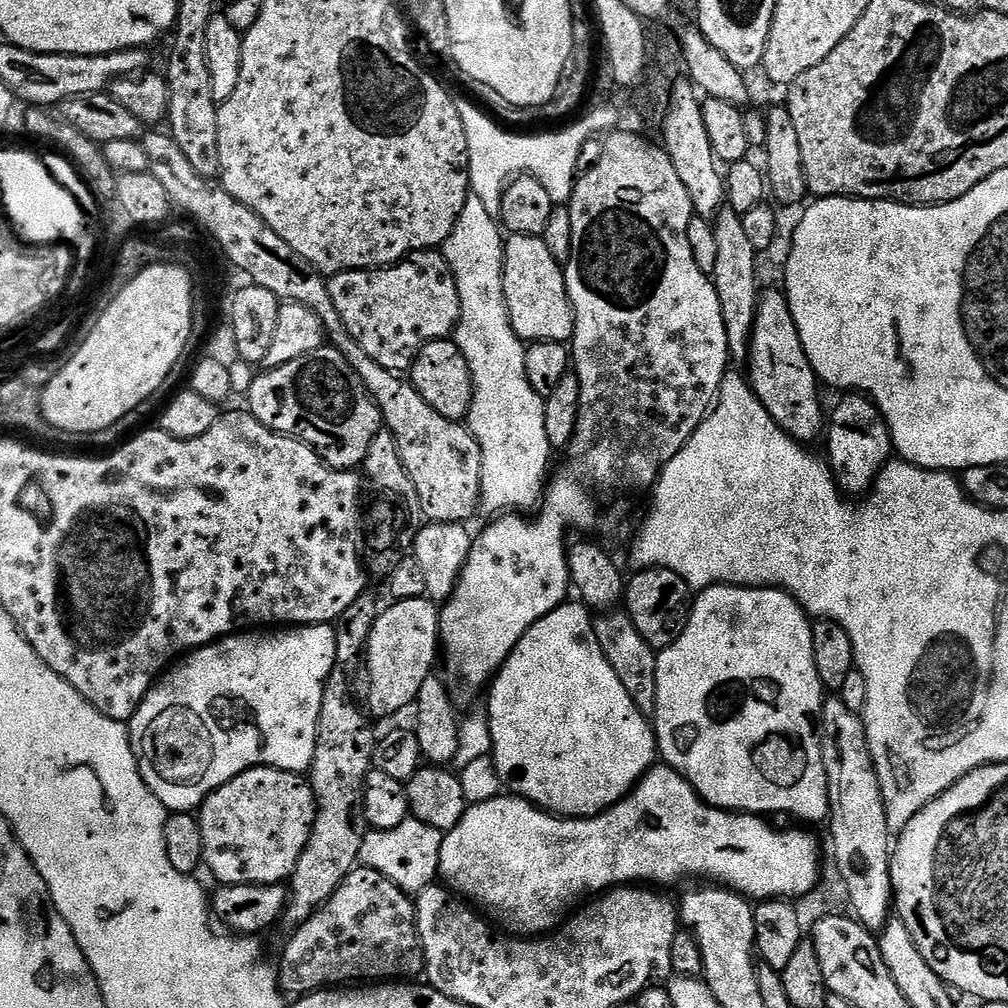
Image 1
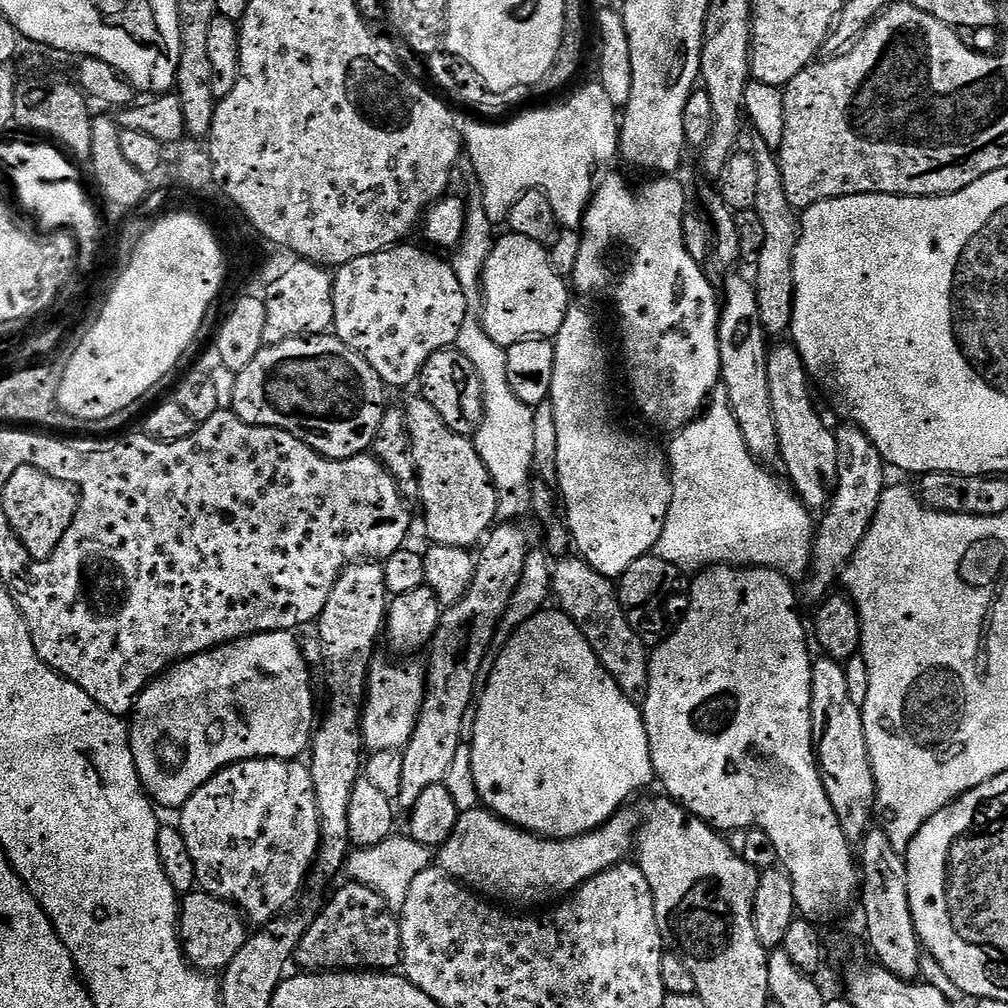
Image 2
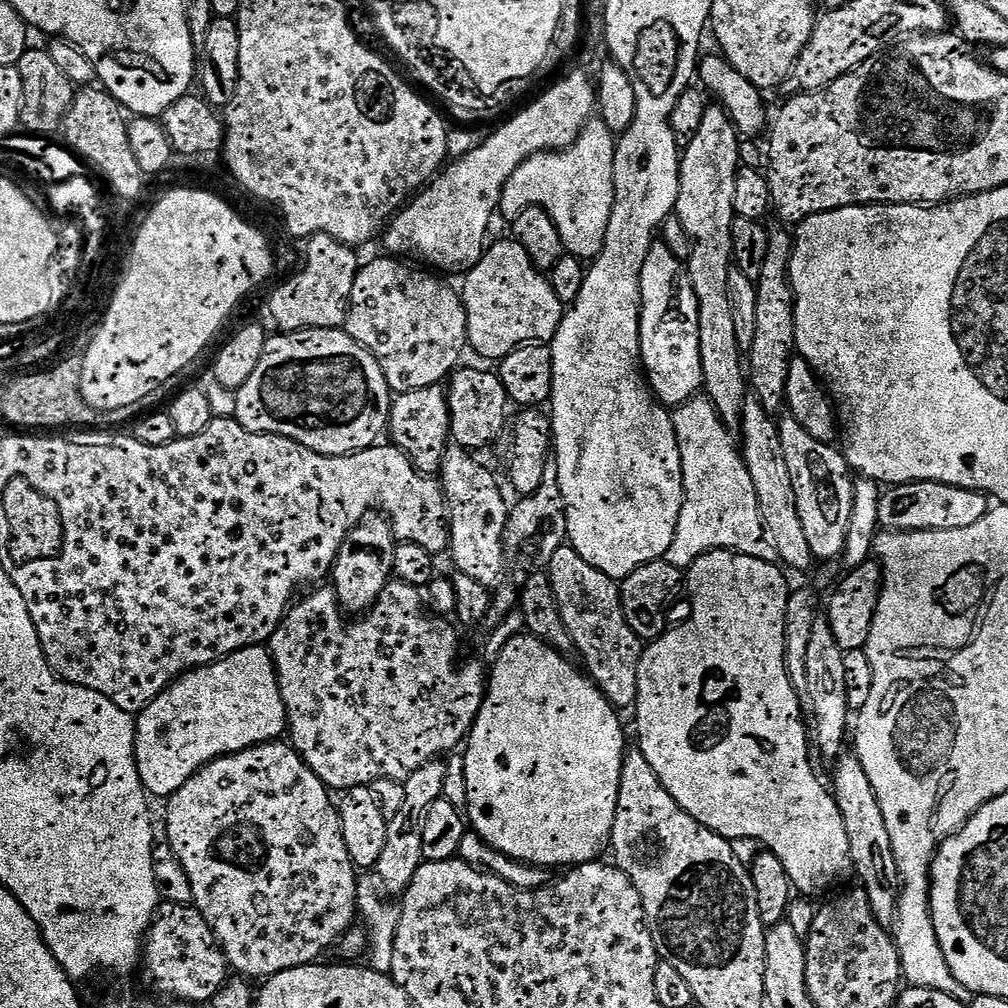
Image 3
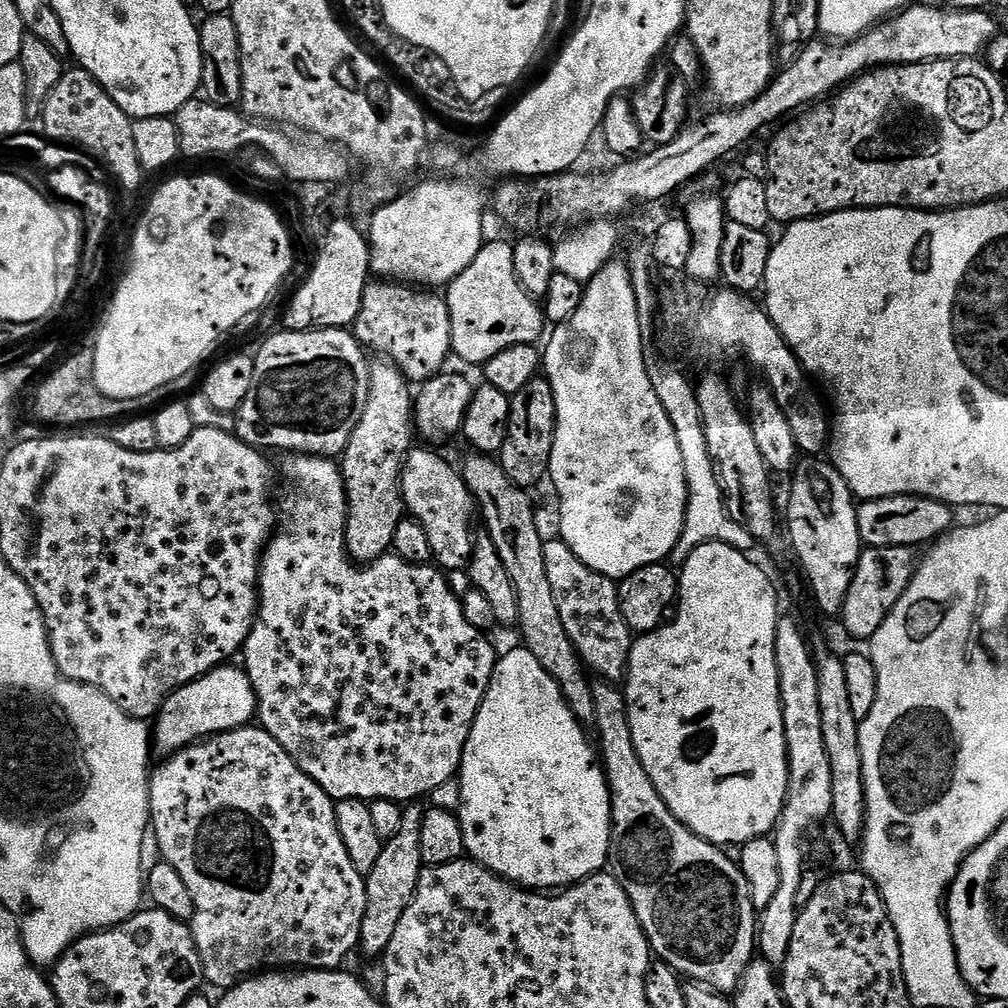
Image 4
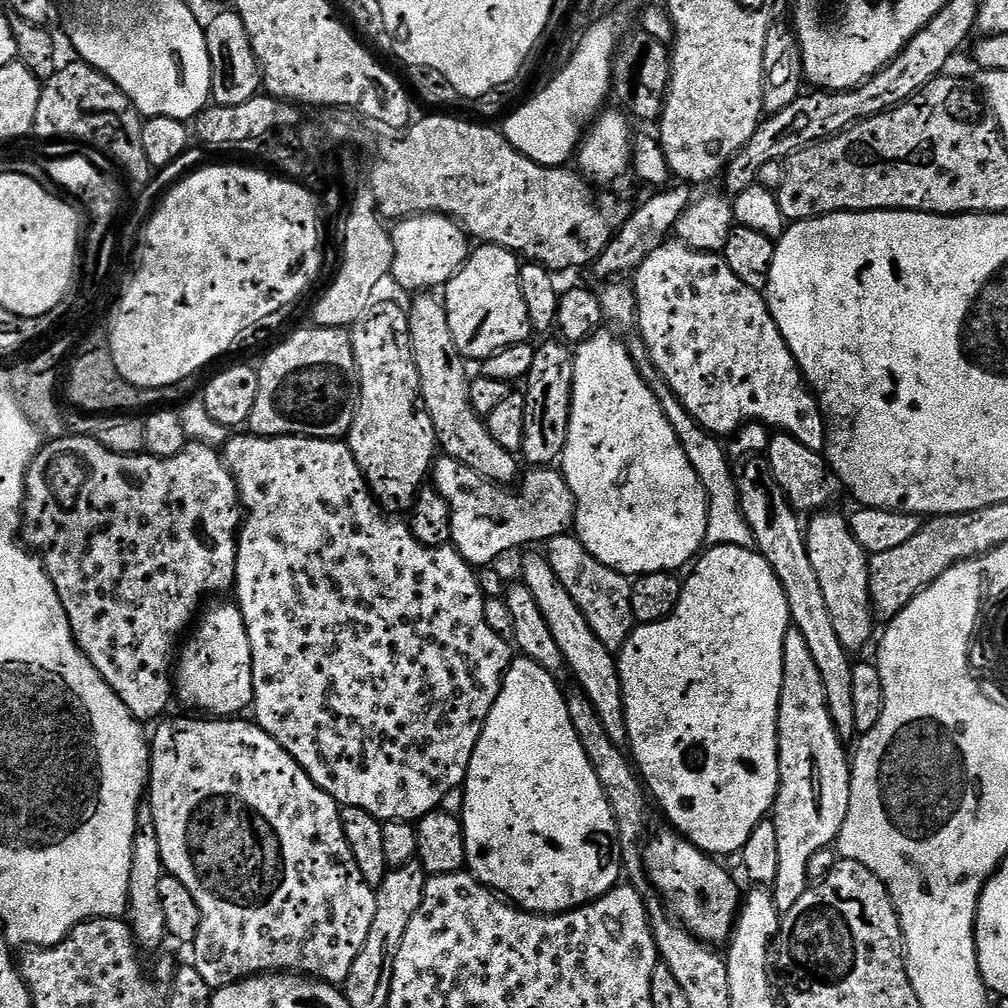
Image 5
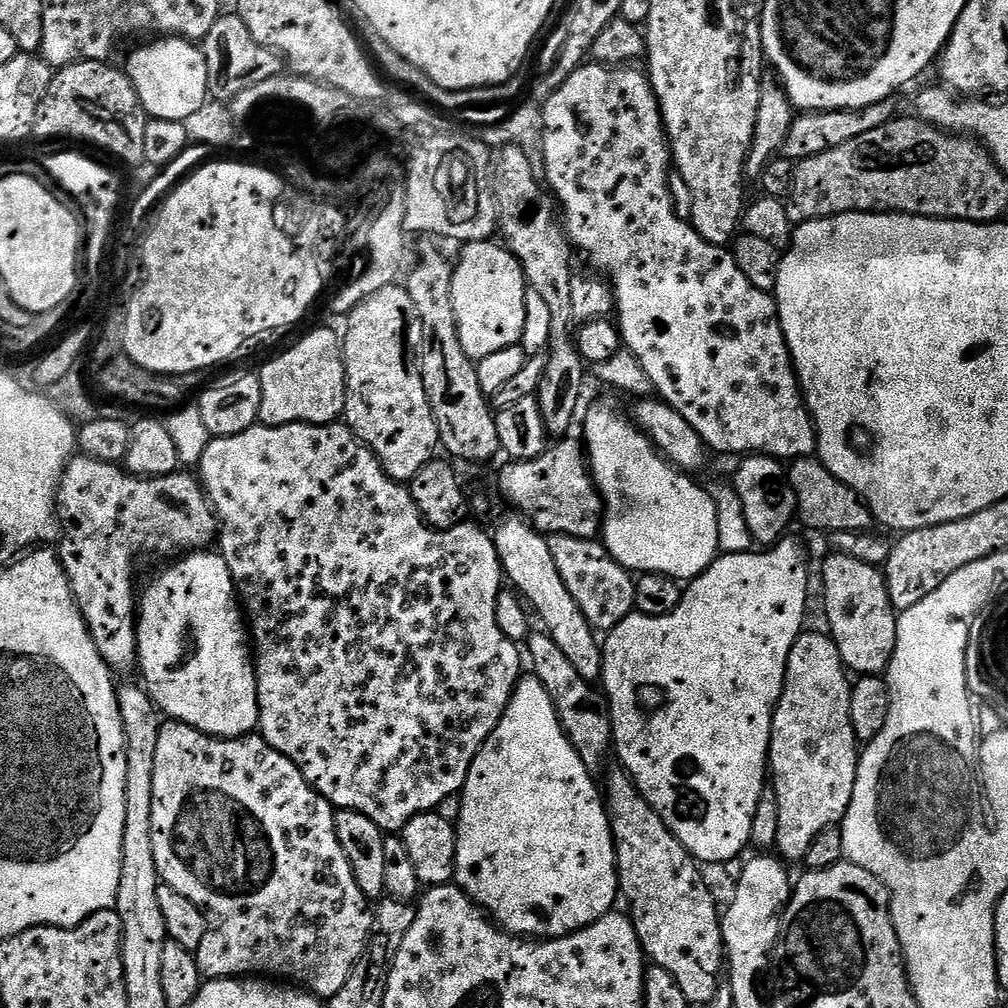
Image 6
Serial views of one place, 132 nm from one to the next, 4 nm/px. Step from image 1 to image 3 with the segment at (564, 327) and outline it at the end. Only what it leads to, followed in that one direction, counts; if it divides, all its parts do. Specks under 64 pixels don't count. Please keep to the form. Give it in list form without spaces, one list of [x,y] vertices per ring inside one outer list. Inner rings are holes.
[[[517,240],[489,243],[485,254],[463,277],[462,299],[468,327],[467,347],[484,360],[499,362],[515,348],[533,342],[551,342],[566,305],[554,294],[547,275],[537,268]]]

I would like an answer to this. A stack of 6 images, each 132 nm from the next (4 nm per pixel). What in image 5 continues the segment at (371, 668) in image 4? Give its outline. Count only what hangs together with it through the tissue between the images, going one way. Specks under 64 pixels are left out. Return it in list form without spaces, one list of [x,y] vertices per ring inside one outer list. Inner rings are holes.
[[[233,435],[228,443],[224,445],[222,455],[225,466],[232,471],[232,477],[236,479],[236,486],[240,490],[242,523],[236,537],[236,582],[234,585],[236,597],[234,597],[234,600],[244,616],[246,634],[250,638],[252,673],[254,674],[251,711],[253,713],[256,712],[256,716],[254,715],[255,723],[259,724],[262,730],[266,730],[266,734],[270,734],[270,738],[274,738],[274,742],[278,742],[278,746],[285,748],[296,759],[298,766],[302,766],[302,770],[306,770],[308,777],[322,791],[333,796],[337,804],[346,808],[366,810],[371,816],[375,816],[381,822],[389,820],[420,821],[426,814],[439,809],[442,798],[446,798],[446,794],[450,794],[450,790],[463,785],[464,780],[468,776],[468,767],[470,766],[470,758],[474,754],[474,746],[478,746],[478,738],[482,734],[486,718],[498,698],[500,684],[504,680],[504,672],[514,659],[513,645],[505,637],[494,634],[494,630],[490,630],[490,626],[486,626],[486,610],[484,609],[486,593],[480,589],[480,580],[476,577],[477,569],[464,561],[462,554],[458,554],[455,546],[442,548],[426,546],[414,538],[411,528],[408,527],[403,519],[396,520],[400,518],[393,518],[391,515],[386,514],[384,509],[377,504],[376,499],[373,498],[372,491],[368,488],[368,483],[364,481],[364,475],[354,458],[354,454],[349,450],[347,443],[343,439],[319,440],[316,436]]]

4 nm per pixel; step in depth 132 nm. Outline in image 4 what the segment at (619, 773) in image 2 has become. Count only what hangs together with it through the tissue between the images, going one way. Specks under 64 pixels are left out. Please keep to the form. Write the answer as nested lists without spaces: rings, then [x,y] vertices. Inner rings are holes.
[[[523,646],[512,648],[508,653],[501,655],[496,661],[496,669],[492,675],[490,686],[484,695],[482,706],[474,718],[474,726],[470,730],[470,738],[466,742],[466,750],[462,754],[462,762],[458,779],[462,798],[458,815],[462,834],[464,835],[465,853],[476,863],[490,869],[495,876],[509,880],[512,884],[519,884],[521,888],[529,890],[559,890],[567,888],[570,884],[576,884],[585,880],[588,876],[594,876],[605,871],[609,867],[610,853],[612,850],[612,793],[608,787],[608,778],[598,759],[597,749],[588,741],[585,725],[576,719],[576,715],[570,710],[570,706],[562,698],[562,690],[558,690],[558,682],[546,674],[542,662],[530,654],[530,650]]]

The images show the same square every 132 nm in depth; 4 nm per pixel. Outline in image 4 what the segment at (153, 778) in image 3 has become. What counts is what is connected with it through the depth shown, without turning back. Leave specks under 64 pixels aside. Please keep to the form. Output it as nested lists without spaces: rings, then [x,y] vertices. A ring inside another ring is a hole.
[[[221,666],[182,686],[161,707],[154,720],[154,748],[175,754],[221,732],[233,732],[253,723],[258,712],[256,690],[243,667]]]

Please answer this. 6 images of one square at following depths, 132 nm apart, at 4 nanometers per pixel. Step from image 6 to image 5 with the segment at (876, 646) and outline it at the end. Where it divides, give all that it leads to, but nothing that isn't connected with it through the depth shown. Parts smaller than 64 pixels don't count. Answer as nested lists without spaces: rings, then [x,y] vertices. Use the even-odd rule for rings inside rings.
[[[834,510],[818,511],[811,517],[812,520],[806,524],[806,539],[808,541],[808,553],[810,563],[814,566],[814,571],[818,574],[818,583],[822,585],[822,594],[826,598],[826,607],[830,610],[830,619],[834,621],[834,631],[838,634],[838,642],[849,650],[864,648],[868,644],[868,639],[872,636],[872,603],[870,602],[870,586],[868,585],[868,562],[869,553],[864,551],[854,538],[852,525],[849,517],[839,516]]]

